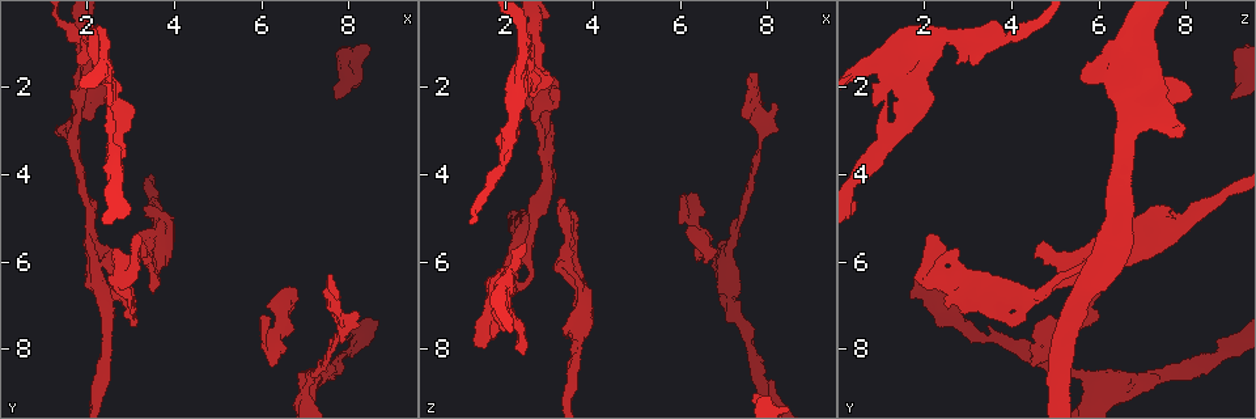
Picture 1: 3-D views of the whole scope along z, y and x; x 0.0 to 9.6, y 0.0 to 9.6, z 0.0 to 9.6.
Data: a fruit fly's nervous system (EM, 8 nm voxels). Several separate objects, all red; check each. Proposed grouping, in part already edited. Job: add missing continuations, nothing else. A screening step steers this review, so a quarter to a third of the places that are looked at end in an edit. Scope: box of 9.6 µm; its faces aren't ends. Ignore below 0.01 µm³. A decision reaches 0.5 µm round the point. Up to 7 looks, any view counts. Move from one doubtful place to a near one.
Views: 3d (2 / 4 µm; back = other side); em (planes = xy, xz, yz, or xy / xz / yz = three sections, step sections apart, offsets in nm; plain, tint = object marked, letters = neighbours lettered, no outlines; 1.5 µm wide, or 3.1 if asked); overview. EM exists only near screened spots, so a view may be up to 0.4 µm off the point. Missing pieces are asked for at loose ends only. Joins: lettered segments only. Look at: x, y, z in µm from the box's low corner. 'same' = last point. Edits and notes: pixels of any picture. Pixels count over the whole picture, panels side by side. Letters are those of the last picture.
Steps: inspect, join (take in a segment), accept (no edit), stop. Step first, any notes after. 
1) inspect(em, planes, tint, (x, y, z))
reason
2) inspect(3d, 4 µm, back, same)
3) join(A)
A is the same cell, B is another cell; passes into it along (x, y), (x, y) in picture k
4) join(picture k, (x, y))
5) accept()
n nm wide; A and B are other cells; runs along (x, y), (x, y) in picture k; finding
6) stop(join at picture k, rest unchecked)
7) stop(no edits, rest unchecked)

inspect(3d, 2 µm, (3.05, 6.30, 1.80))

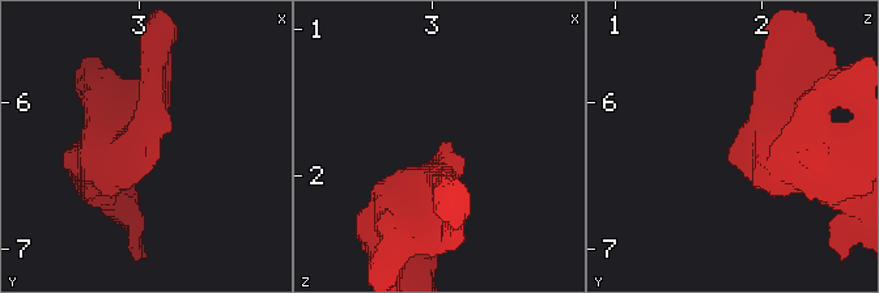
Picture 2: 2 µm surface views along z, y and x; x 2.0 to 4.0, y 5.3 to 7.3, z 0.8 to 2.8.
inspect(em, planes, tint, (3.10, 6.36, 1.76))
now the EM

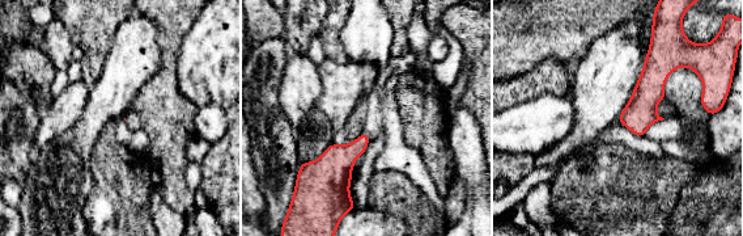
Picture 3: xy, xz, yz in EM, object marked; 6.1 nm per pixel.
inspect(em, planes, letters, same)
what lies round it

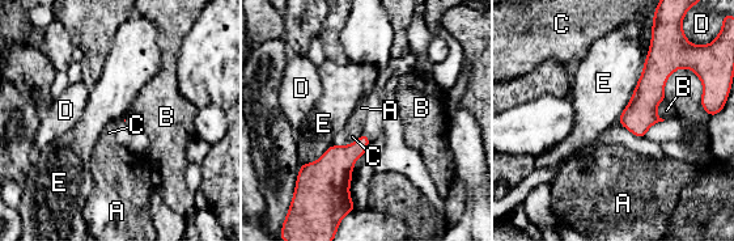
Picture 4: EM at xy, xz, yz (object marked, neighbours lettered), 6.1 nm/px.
accept()
A, B, C, D and E are other cells; border along (645, 60), (632, 97), (618, 119) in picture 4; none of them fits

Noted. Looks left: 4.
inspect(em, planes, tint, (3.00, 7.40, 3.95))

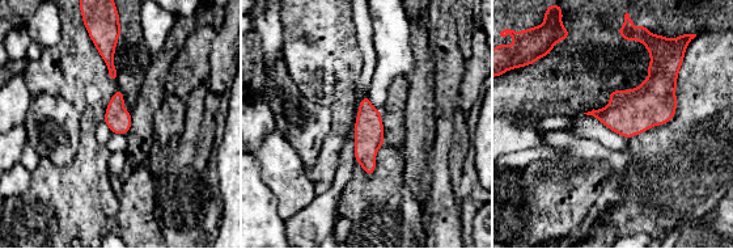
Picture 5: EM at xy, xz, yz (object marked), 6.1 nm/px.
inspect(em, planes, letters, same)
what lies round it

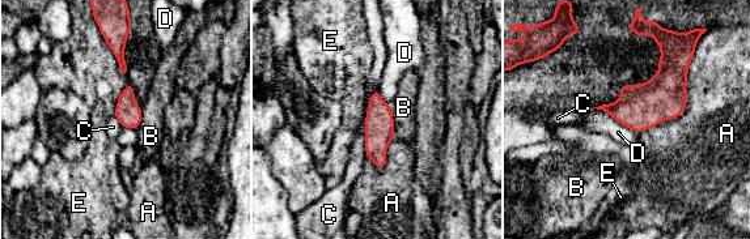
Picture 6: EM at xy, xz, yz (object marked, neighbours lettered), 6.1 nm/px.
accept()
A touches over 600 nm; A, B, C, D and E are other cells; border along (364, 120), (364, 150), (367, 156) in picture 6; none of them fits

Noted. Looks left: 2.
inspect(em, yz, step 8, tint, (2.55, 2.30, 1.45))
an open end

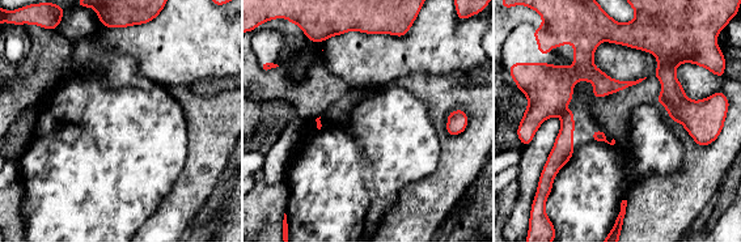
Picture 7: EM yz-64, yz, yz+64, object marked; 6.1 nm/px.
inspect(em, planes, letters, same)

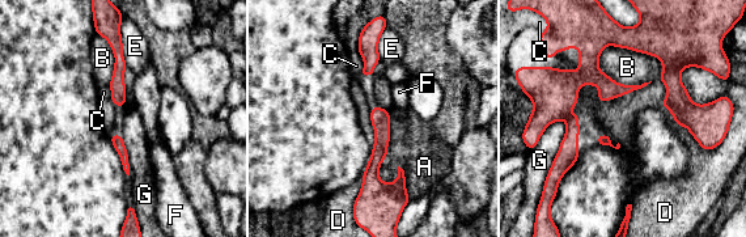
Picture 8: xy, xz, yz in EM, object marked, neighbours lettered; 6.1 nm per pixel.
accept()
B touches over 420 nm; A, B, C, D, E, F and G are other cells; none of them fits

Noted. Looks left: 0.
stop(no edits, rest unchecked)

